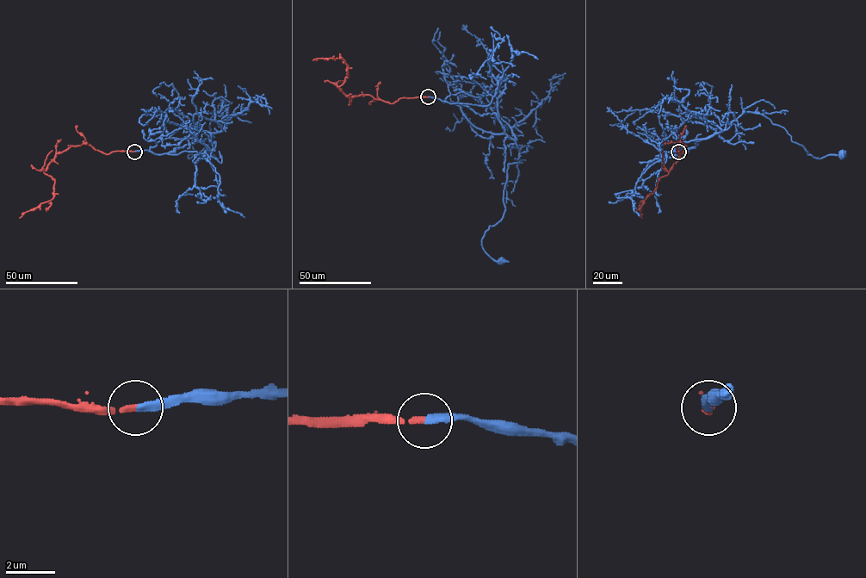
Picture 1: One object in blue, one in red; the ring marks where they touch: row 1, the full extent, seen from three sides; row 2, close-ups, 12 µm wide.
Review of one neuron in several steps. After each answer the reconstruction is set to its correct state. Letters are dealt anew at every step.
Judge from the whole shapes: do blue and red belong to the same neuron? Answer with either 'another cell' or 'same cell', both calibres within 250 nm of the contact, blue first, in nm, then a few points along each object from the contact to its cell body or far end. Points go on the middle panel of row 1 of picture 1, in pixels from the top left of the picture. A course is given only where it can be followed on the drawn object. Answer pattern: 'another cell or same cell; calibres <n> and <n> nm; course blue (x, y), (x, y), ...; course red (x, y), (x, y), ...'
same cell; calibres 320 and 200 nm; course blue (428, 96), (495, 113), (519, 149), (520, 162), (508, 164), (504, 215), (482, 239), (484, 251), (501, 259); course red (428, 96), (403, 97), (389, 103), (368, 95), (348, 96), (337, 87), (348, 77), (343, 59), (313, 60)

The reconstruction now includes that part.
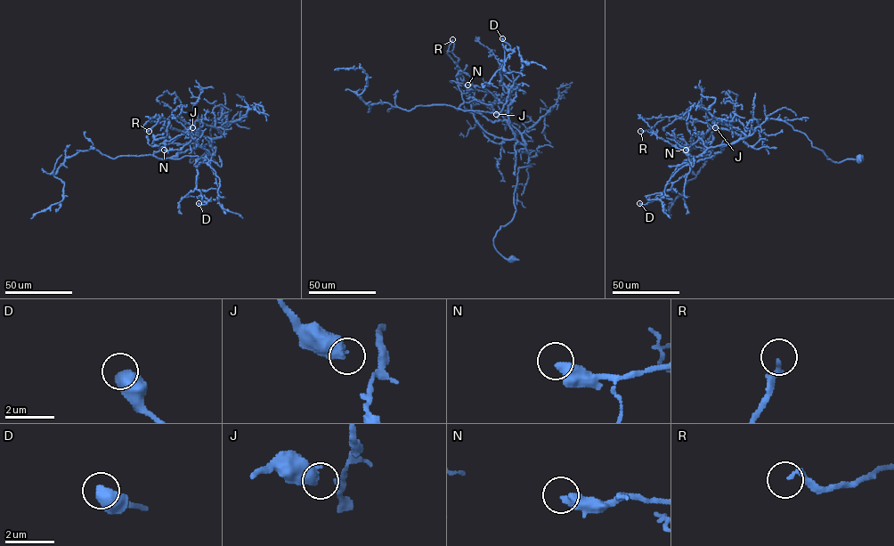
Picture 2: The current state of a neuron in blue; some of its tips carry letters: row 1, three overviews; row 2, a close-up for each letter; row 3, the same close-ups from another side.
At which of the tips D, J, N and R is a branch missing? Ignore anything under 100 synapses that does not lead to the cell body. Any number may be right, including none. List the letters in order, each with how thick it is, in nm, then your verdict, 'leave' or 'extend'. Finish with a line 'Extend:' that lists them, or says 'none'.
D: 600 nm thick; leave
J: 600 nm thick; leave
N: 480 nm thick; leave
R: 200 nm thick; leave
Extend: none

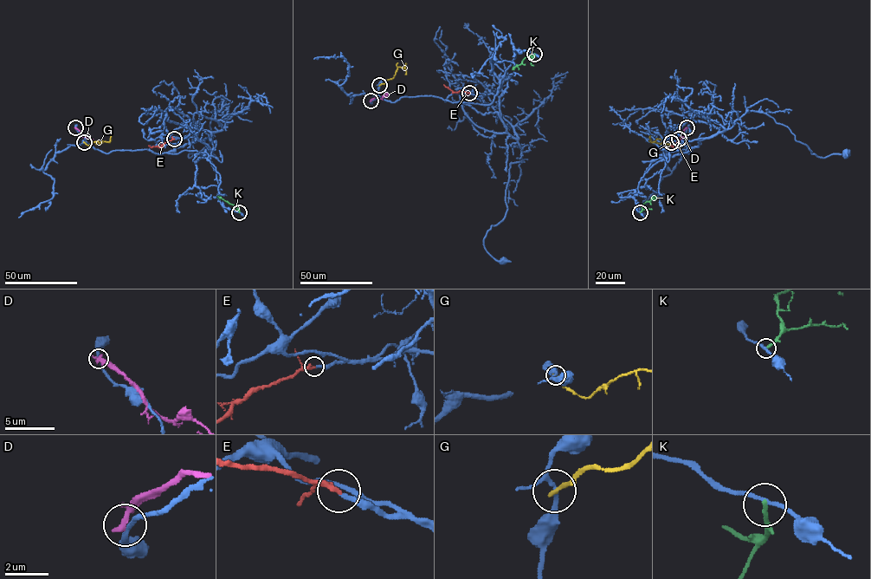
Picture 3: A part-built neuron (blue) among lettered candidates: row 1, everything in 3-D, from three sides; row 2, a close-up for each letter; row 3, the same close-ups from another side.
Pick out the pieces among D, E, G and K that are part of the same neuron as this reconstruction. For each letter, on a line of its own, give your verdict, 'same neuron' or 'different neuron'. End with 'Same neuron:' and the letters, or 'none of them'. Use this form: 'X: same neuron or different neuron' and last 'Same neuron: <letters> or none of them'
D: different neuron
E: same neuron
G: different neuron
K: different neuron
Same neuron: E

